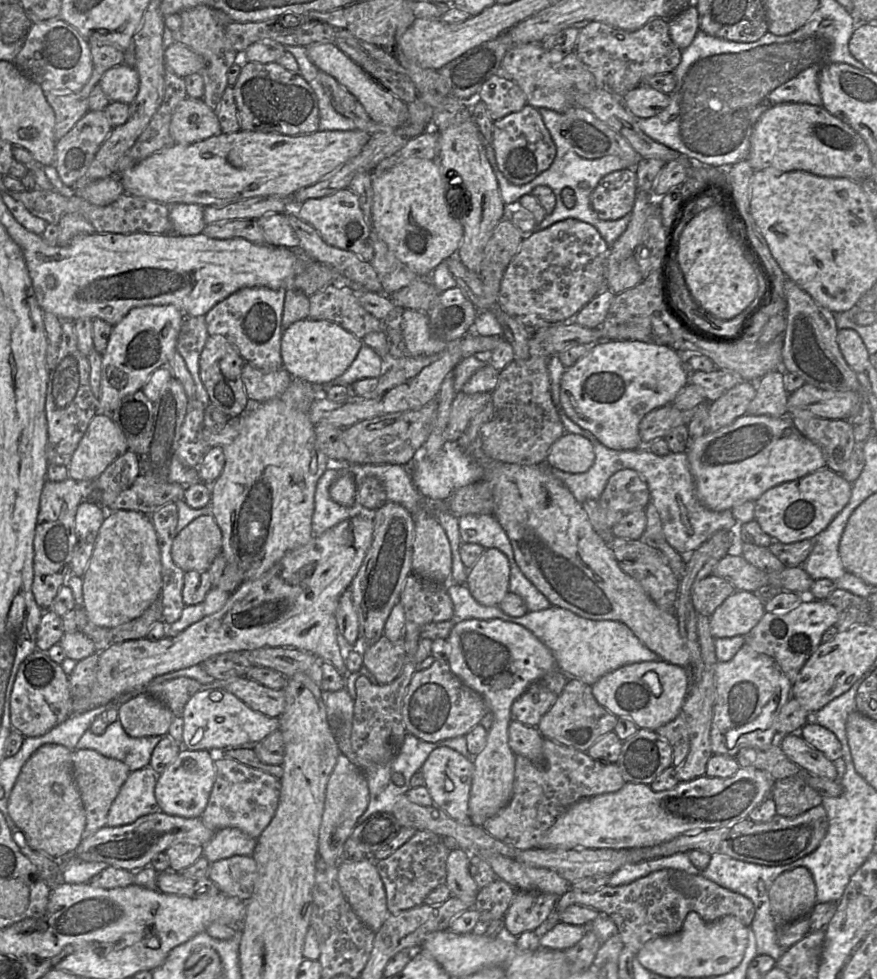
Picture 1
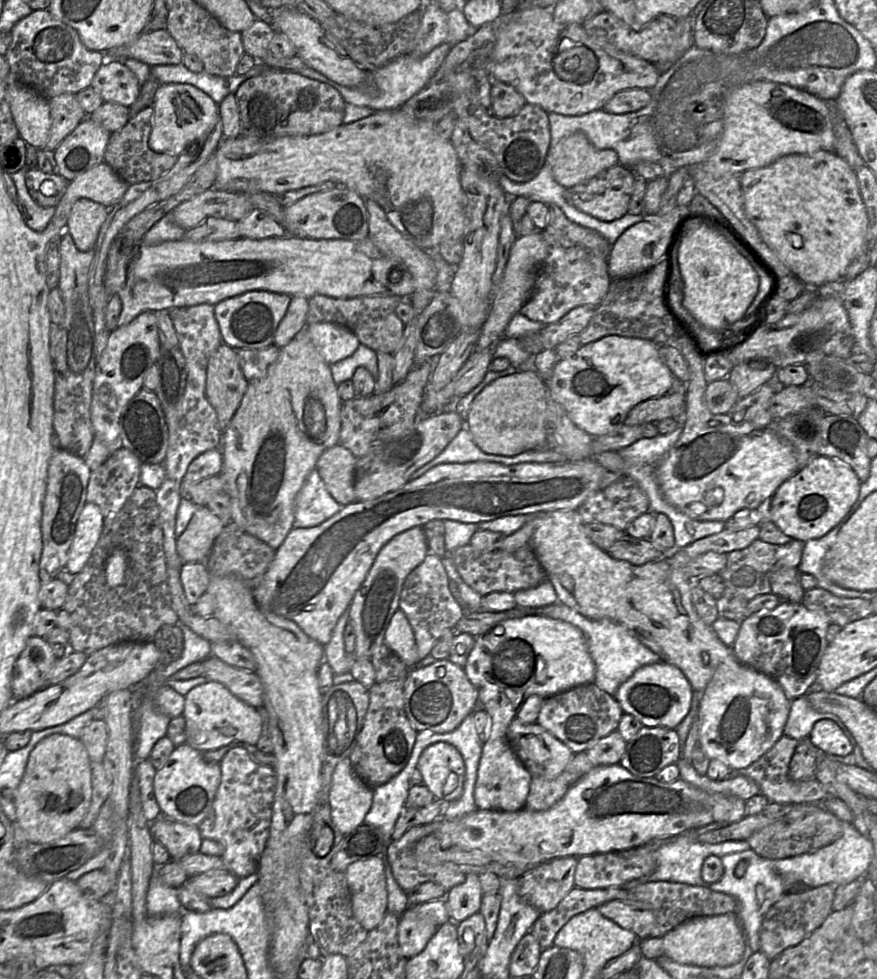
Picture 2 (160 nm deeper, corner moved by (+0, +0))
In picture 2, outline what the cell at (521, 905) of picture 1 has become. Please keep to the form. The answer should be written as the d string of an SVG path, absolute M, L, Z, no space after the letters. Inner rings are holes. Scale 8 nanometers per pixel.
M560 857L531 868L518 879L520 896L541 914L554 909L575 887L578 859Z

